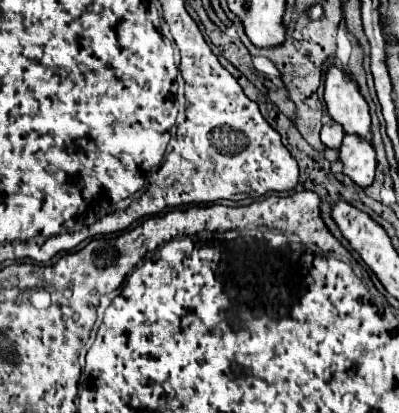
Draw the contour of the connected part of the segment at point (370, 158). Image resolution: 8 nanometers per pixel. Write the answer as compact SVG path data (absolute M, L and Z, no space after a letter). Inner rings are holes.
M346 134L340 146L340 160L344 164L344 174L350 176L358 186L364 188L372 184L376 170L376 148L368 138Z

